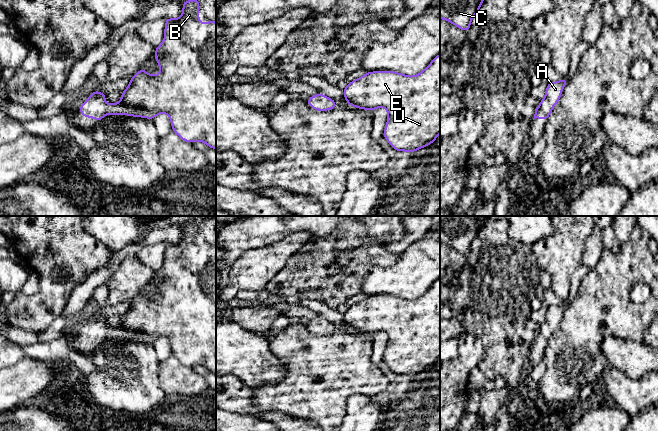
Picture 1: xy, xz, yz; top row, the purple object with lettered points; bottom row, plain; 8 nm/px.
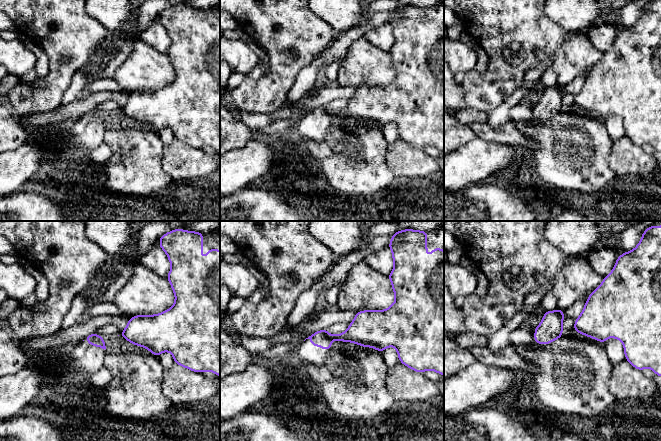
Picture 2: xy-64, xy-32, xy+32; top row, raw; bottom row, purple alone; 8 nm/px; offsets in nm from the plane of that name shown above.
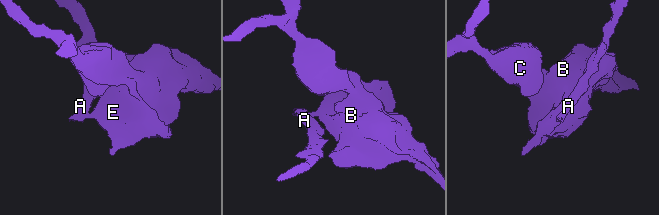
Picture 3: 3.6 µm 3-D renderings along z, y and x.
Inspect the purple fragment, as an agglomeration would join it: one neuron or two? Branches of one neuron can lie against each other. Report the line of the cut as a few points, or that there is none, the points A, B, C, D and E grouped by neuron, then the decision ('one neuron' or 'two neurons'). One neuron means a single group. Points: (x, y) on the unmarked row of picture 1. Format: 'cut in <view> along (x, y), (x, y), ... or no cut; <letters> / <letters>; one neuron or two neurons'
cut in xy along (104, 325), (84, 328); A / B C D E; two neurons

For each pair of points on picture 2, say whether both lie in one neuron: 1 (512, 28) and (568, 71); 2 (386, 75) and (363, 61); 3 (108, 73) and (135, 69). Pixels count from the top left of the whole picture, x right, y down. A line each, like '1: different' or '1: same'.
1: same
2: same
3: different

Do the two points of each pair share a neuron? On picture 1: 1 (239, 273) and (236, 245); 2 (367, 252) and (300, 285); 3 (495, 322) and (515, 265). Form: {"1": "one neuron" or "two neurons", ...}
{"1": "two neurons", "2": "one neuron", "3": "one neuron"}

